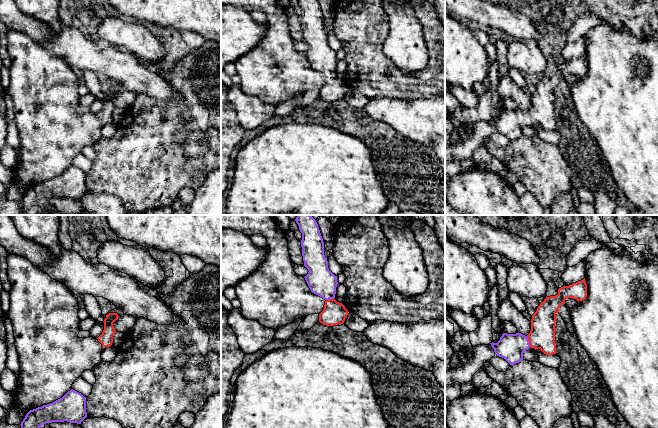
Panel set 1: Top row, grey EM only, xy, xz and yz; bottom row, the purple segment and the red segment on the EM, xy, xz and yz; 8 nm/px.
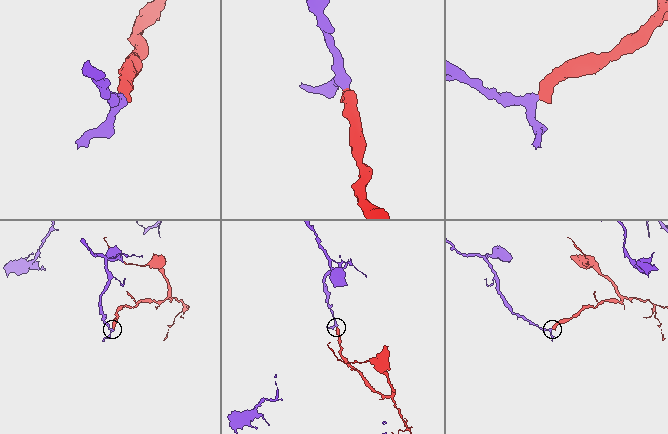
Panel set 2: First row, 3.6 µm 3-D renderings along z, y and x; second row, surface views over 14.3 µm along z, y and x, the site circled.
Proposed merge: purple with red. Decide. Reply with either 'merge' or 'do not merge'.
merge

